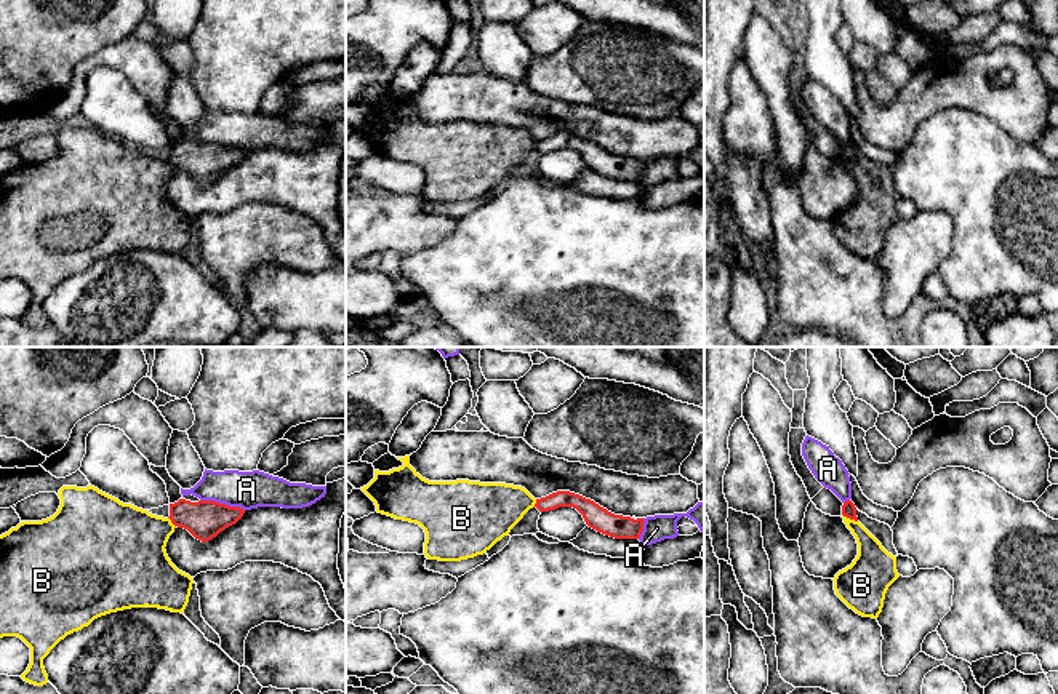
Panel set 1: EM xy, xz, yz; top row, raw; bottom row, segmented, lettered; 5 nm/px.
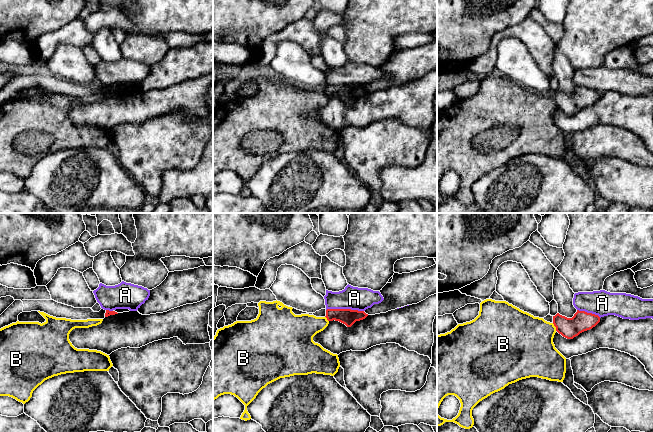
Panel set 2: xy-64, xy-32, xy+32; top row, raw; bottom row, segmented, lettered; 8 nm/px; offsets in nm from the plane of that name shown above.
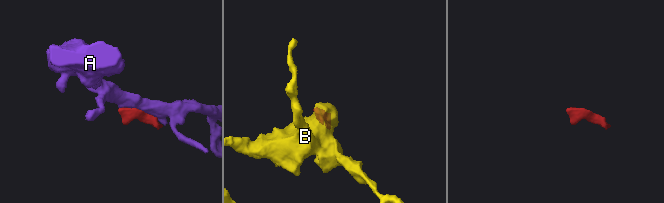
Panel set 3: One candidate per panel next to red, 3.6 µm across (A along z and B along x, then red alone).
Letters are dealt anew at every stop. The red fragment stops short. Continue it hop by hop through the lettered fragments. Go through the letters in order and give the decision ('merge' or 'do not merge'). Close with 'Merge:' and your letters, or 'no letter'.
A: do not merge
B: do not merge
Merge: no letter

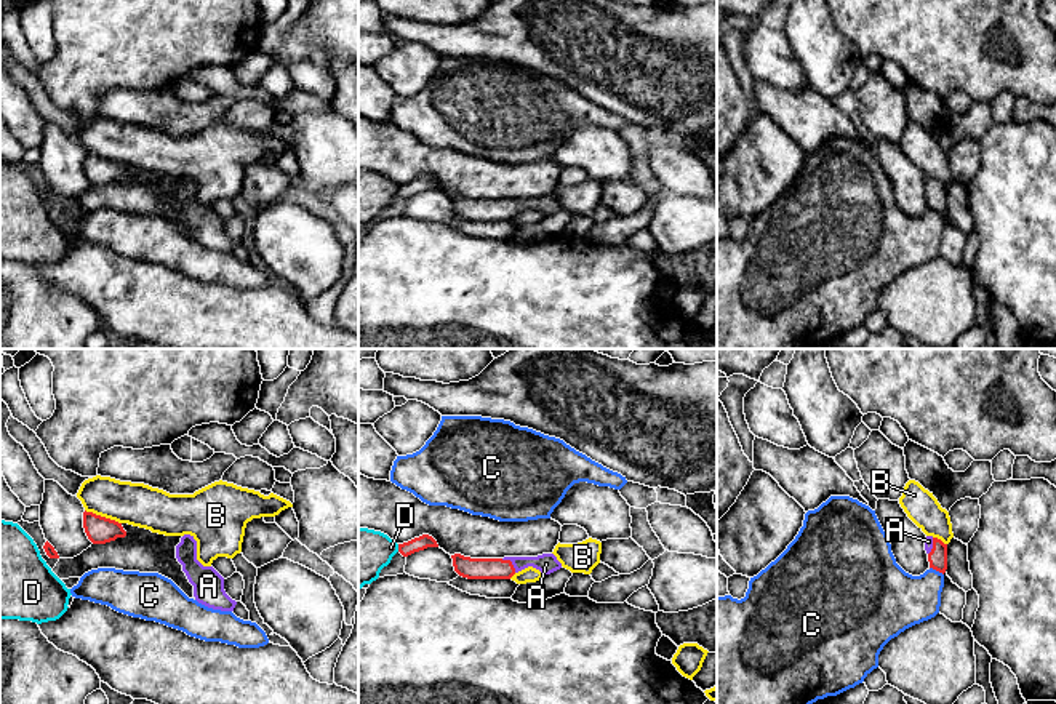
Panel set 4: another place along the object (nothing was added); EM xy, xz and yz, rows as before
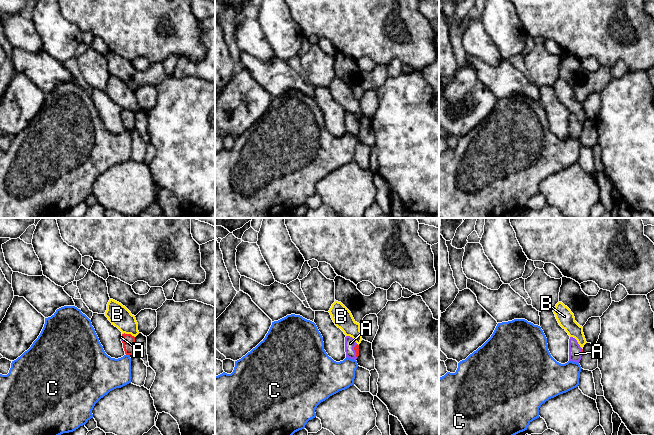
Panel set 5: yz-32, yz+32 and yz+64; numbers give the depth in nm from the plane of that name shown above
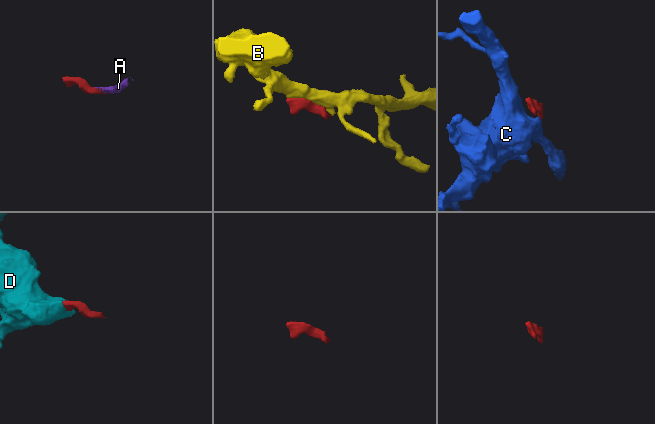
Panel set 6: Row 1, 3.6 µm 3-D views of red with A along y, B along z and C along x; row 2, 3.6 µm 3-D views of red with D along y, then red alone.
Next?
A: merge
B: do not merge
C: do not merge
D: do not merge
Merge: A

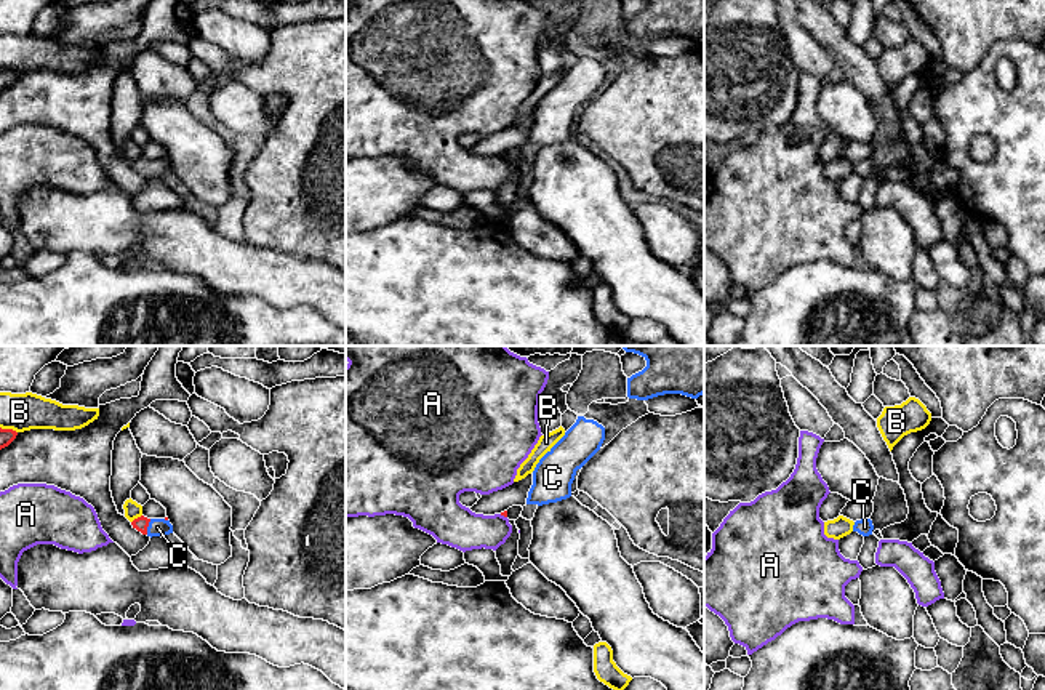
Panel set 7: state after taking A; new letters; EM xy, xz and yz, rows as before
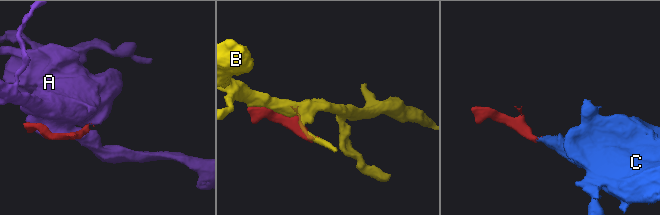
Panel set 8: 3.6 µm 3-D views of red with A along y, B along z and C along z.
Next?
A: do not merge
B: do not merge
C: merge
Merge: C

